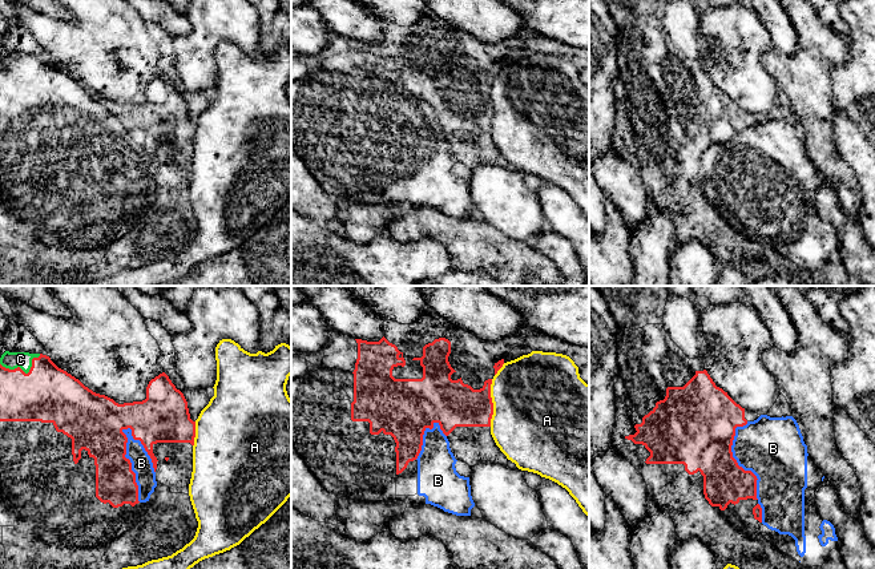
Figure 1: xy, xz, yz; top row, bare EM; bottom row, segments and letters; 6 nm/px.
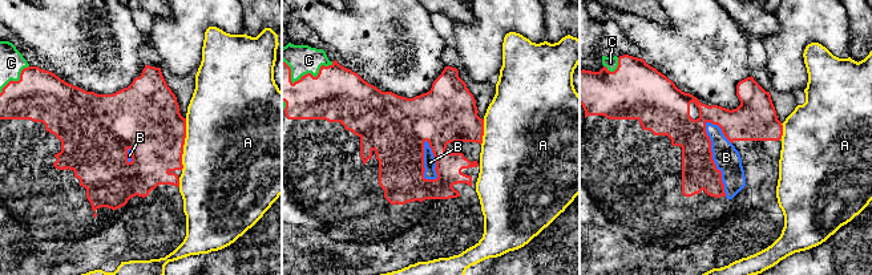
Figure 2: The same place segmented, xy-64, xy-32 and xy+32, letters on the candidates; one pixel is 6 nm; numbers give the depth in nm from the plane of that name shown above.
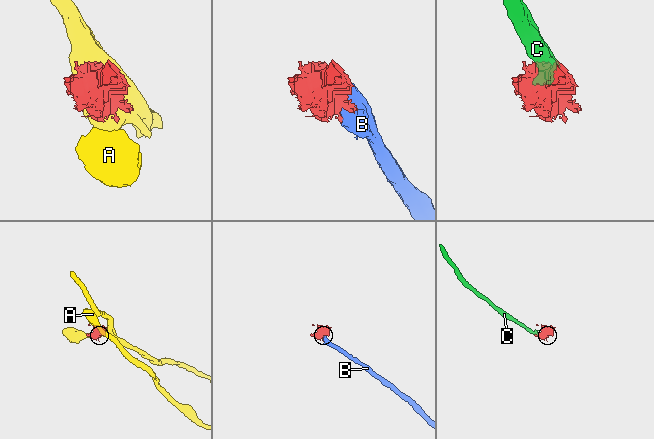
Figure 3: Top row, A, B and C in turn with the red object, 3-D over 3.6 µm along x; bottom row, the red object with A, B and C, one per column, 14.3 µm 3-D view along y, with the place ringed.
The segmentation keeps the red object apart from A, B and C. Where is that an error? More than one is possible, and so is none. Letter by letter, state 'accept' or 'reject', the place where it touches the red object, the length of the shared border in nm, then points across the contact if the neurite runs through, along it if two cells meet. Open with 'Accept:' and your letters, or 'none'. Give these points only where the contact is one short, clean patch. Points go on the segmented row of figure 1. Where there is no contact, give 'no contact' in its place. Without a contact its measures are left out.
Accept: B, C
A: reject; contact xz (492, 403); length 280 nm
B: accept; contact xy (130, 464); length 460 nm
C: accept; contact xy (24, 372); length 260 nm

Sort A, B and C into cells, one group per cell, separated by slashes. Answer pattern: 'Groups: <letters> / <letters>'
Groups: A / B C

